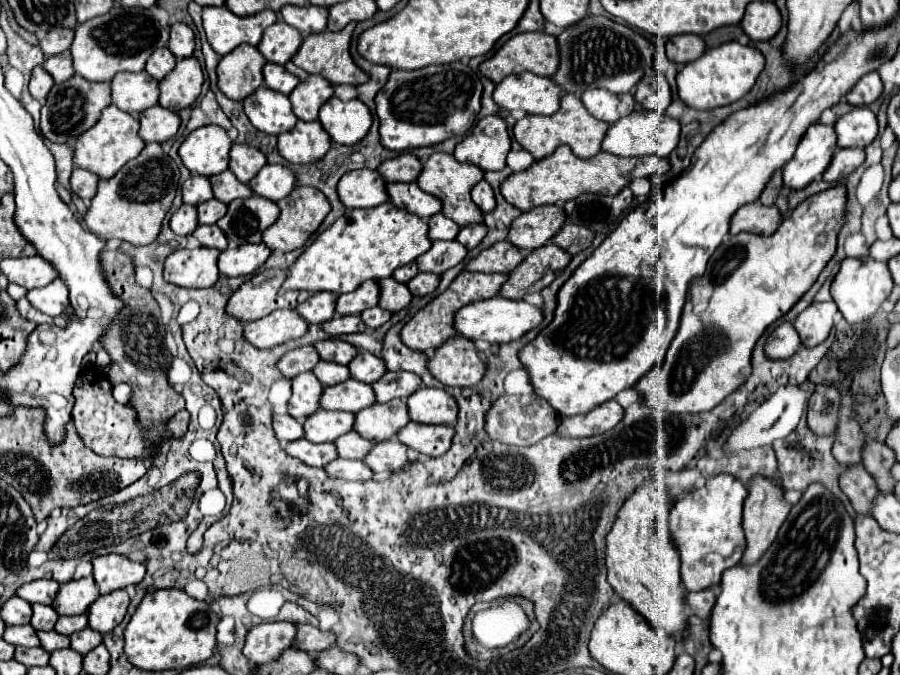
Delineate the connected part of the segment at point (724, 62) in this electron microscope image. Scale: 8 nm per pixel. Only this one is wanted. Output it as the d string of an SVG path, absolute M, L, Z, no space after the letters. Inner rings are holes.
M725 42L717 48L707 50L695 62L683 66L683 70L677 74L679 98L695 110L713 110L719 106L729 106L731 102L743 98L751 90L763 66L765 58L757 48L743 46L739 42Z

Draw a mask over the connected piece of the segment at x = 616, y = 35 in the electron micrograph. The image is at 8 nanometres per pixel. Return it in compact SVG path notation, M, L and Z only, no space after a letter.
M587 16L557 38L561 64L553 80L565 92L585 92L591 88L605 88L613 94L631 92L643 74L653 68L653 44L635 30L617 24L605 16Z

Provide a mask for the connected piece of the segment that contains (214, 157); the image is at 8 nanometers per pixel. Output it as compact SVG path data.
M201 126L185 138L179 156L189 172L213 176L229 168L231 146L233 140L221 126Z

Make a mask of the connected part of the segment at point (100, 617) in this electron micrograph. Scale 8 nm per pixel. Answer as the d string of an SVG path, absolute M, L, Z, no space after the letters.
M117 590L105 596L99 596L91 606L89 606L89 626L101 634L111 632L127 614L129 606L129 596L125 590Z

